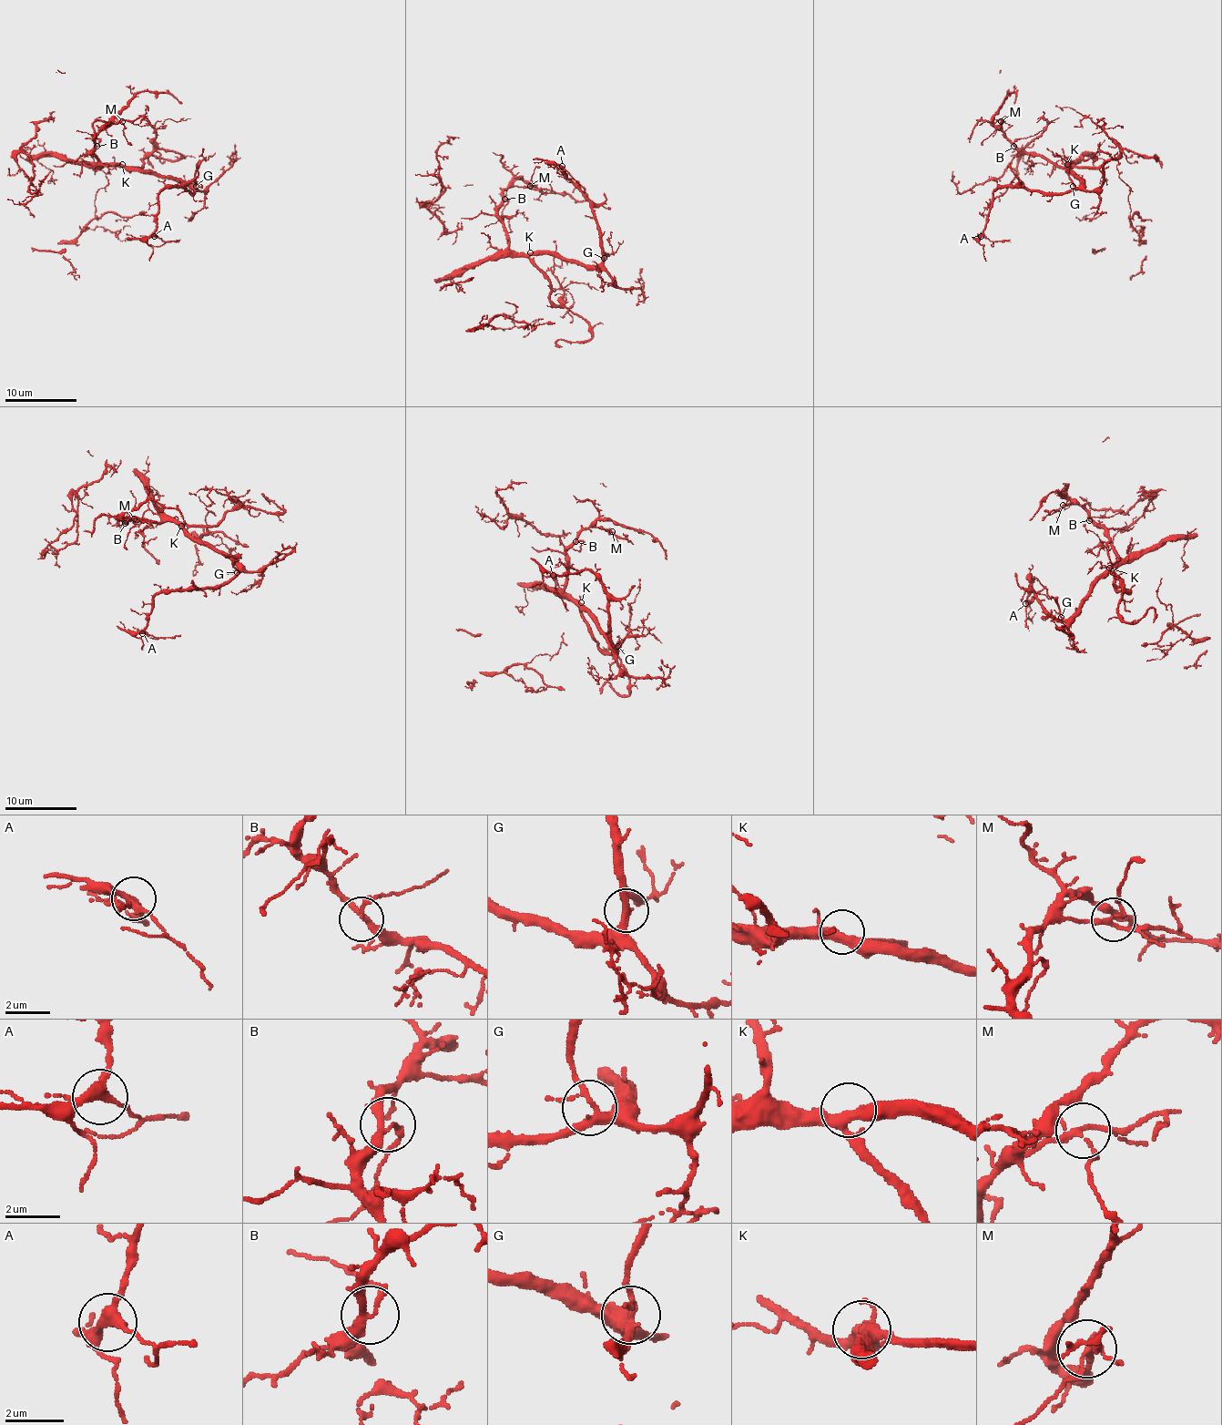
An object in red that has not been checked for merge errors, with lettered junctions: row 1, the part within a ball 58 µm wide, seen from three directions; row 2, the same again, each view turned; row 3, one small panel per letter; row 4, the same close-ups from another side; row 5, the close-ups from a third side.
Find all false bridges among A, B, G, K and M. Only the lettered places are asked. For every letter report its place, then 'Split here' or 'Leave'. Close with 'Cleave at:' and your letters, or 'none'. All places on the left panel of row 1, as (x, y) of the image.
A: Place: (154, 236). Leave
B: Place: (96, 146). Leave
G: Place: (196, 186). Leave
K: Place: (122, 164). Leave
M: Place: (122, 121). Leave
Cleave at: none

